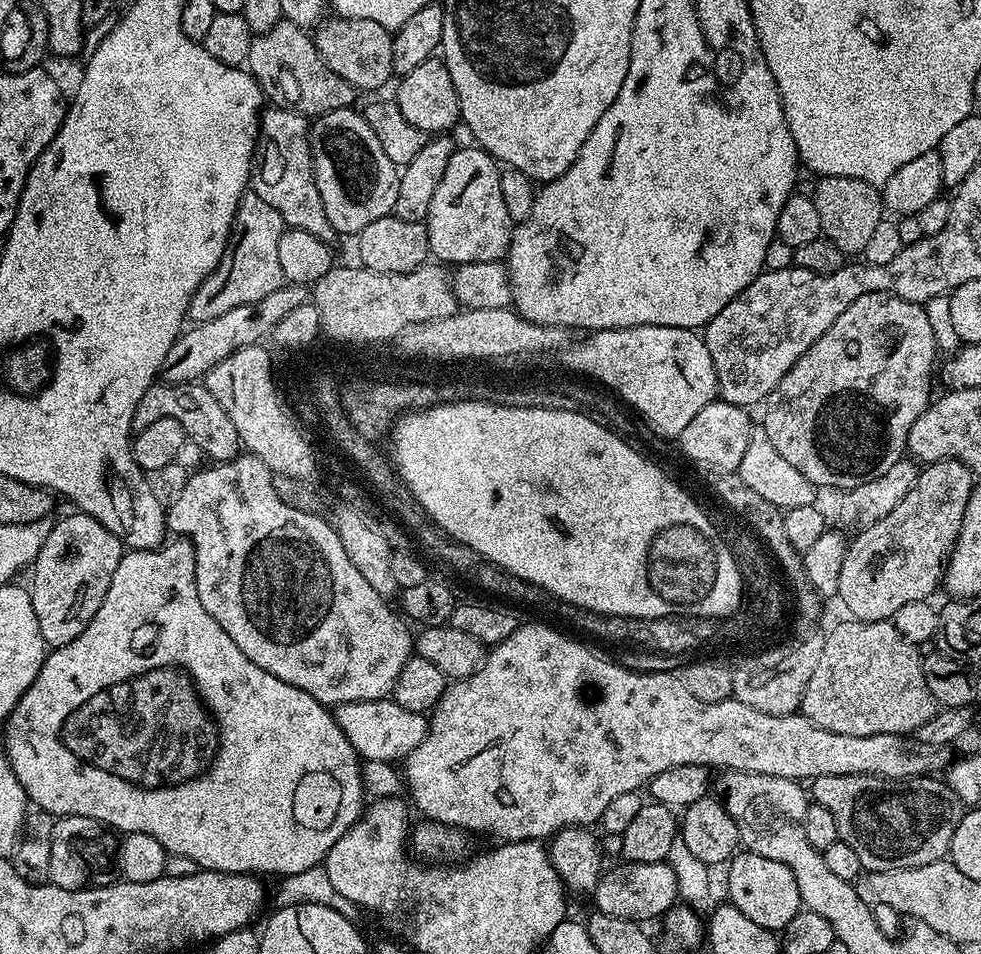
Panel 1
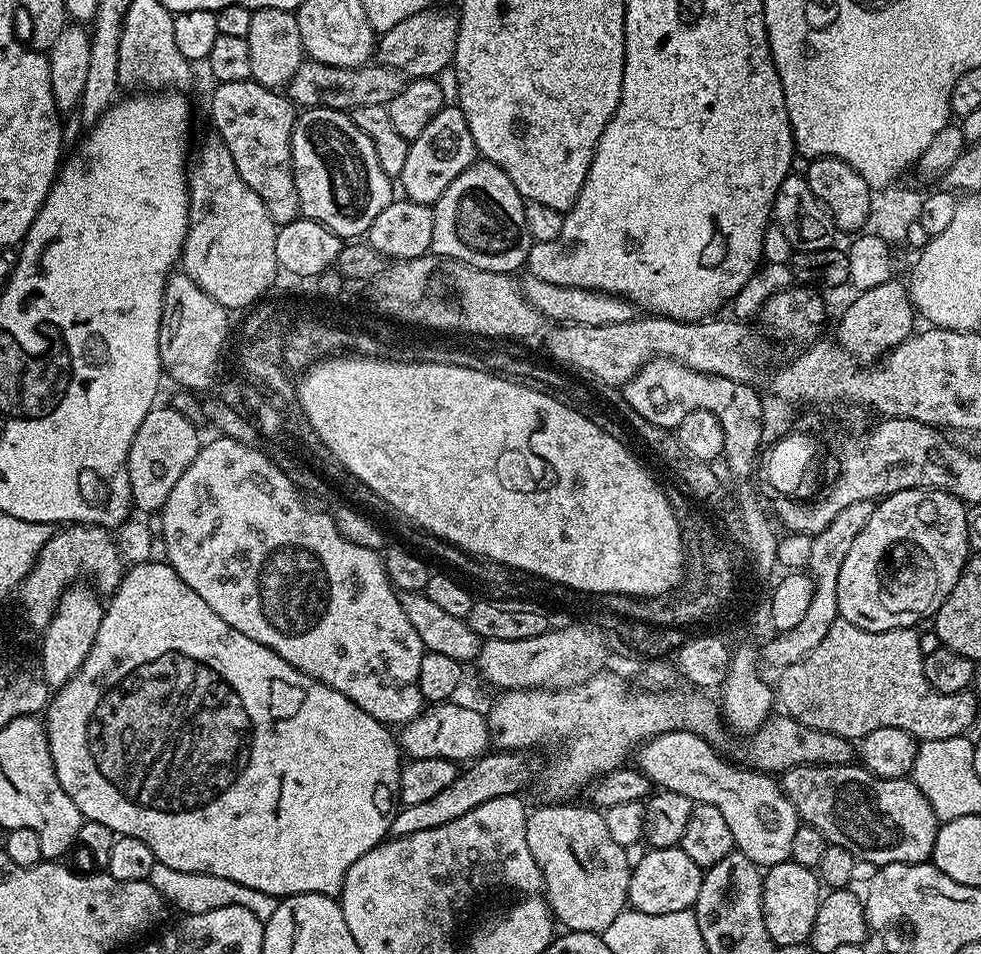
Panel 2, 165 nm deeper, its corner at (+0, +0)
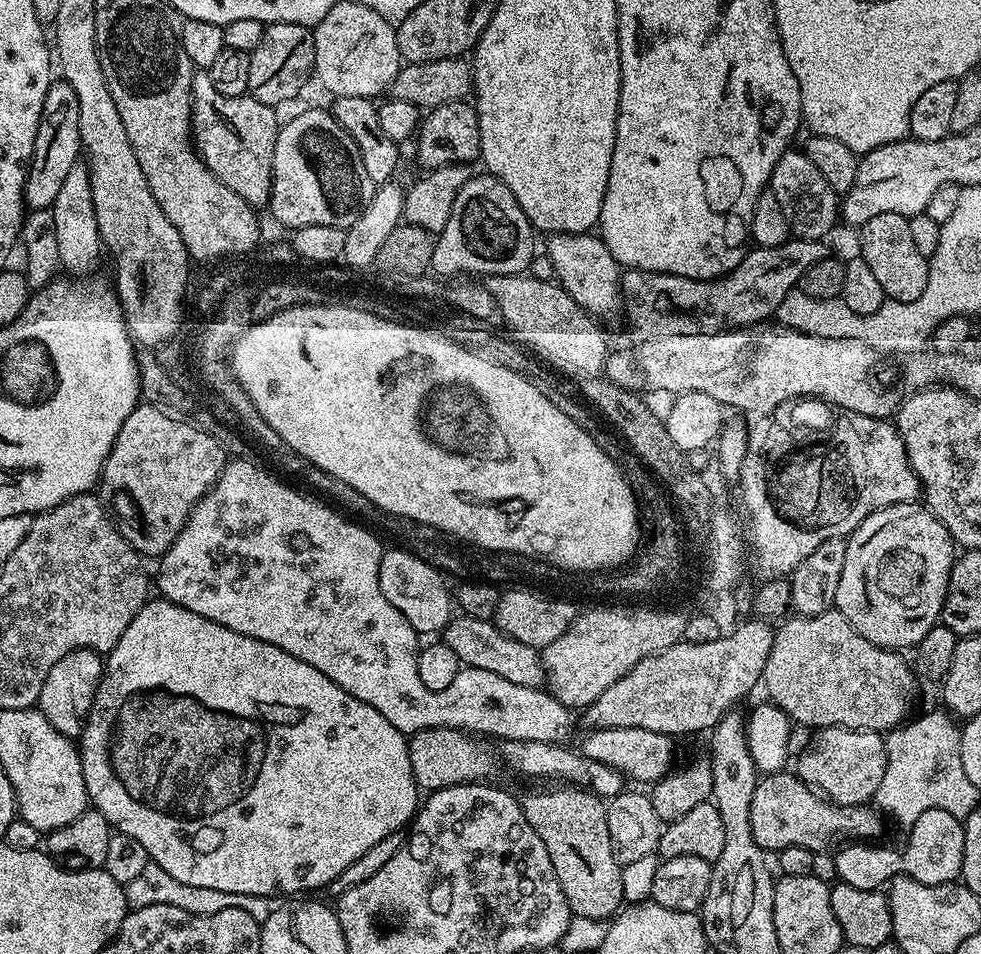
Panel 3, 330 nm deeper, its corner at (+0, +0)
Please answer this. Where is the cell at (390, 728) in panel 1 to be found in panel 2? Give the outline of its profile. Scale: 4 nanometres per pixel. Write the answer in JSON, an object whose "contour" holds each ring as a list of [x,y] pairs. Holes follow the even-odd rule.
{"contour":[[[456,703],[428,704],[420,715],[399,729],[398,743],[405,757],[414,760],[446,758],[457,762],[471,762],[479,760],[489,751],[487,715],[476,708],[467,708],[464,704]]]}

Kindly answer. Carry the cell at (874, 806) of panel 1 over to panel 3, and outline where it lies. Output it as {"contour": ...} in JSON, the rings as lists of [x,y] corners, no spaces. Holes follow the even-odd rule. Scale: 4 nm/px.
{"contour":[[[788,770],[761,775],[757,779],[754,796],[750,798],[750,830],[754,834],[754,842],[758,842],[758,846],[768,854],[778,854],[786,846],[806,846],[806,850],[818,853],[849,842],[872,842],[883,830],[883,823],[885,821],[875,807],[868,804],[835,804]]]}

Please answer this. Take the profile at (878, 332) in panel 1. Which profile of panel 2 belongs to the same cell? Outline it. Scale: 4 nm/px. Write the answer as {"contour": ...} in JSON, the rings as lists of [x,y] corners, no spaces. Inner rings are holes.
{"contour":[[[889,282],[874,286],[874,290],[853,295],[848,309],[840,316],[840,325],[836,328],[835,343],[844,348],[860,362],[879,361],[887,352],[892,351],[909,336],[913,335],[912,323],[918,320],[912,307],[912,298],[907,287],[902,283]]]}

